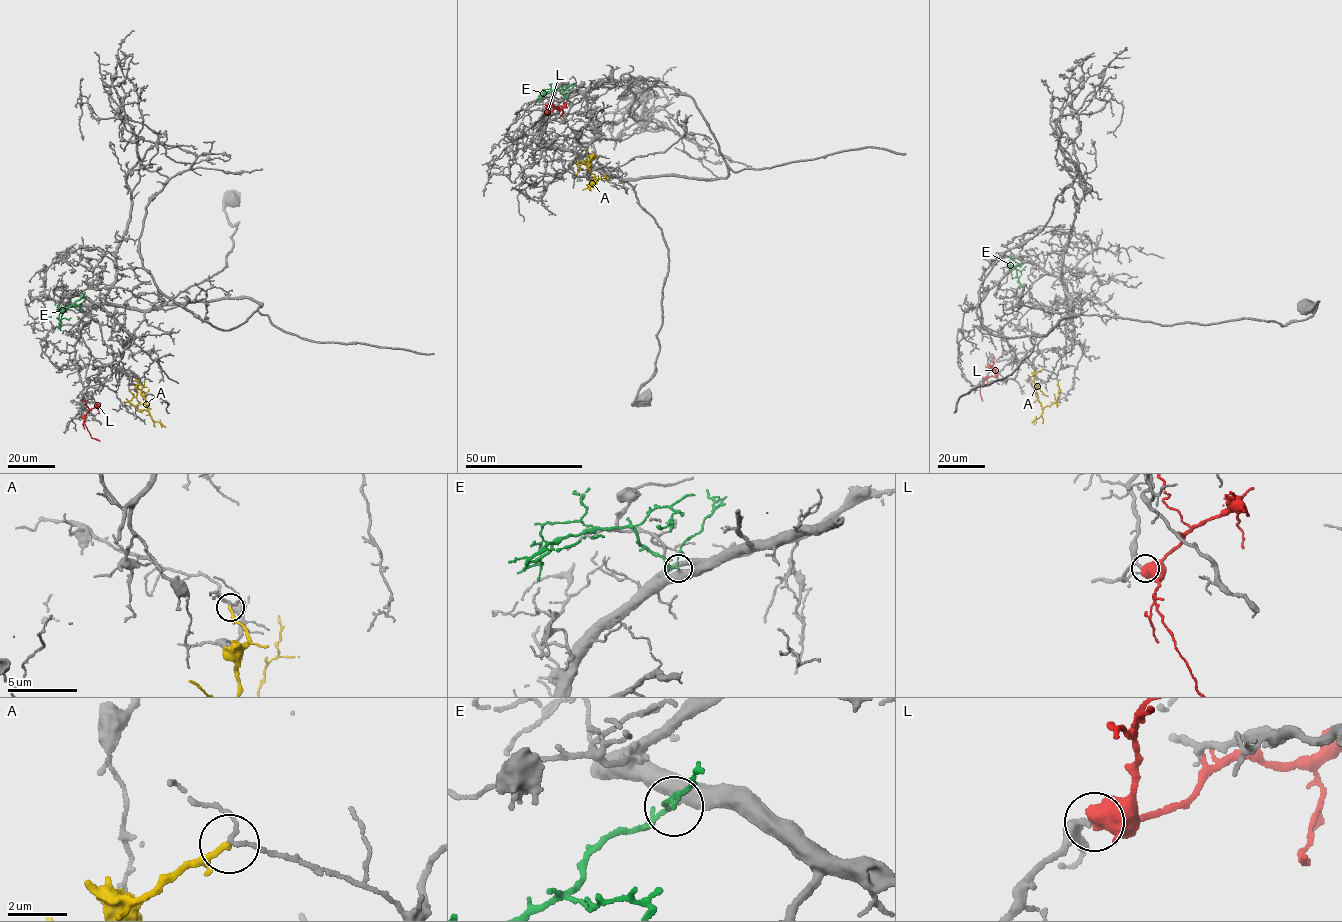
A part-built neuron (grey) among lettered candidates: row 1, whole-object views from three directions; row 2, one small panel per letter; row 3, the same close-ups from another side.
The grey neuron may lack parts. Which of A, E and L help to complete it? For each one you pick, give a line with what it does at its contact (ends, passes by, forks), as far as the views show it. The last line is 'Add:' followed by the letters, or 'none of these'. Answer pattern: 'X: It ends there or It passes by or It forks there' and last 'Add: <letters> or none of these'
E: It passes by
Add: E

